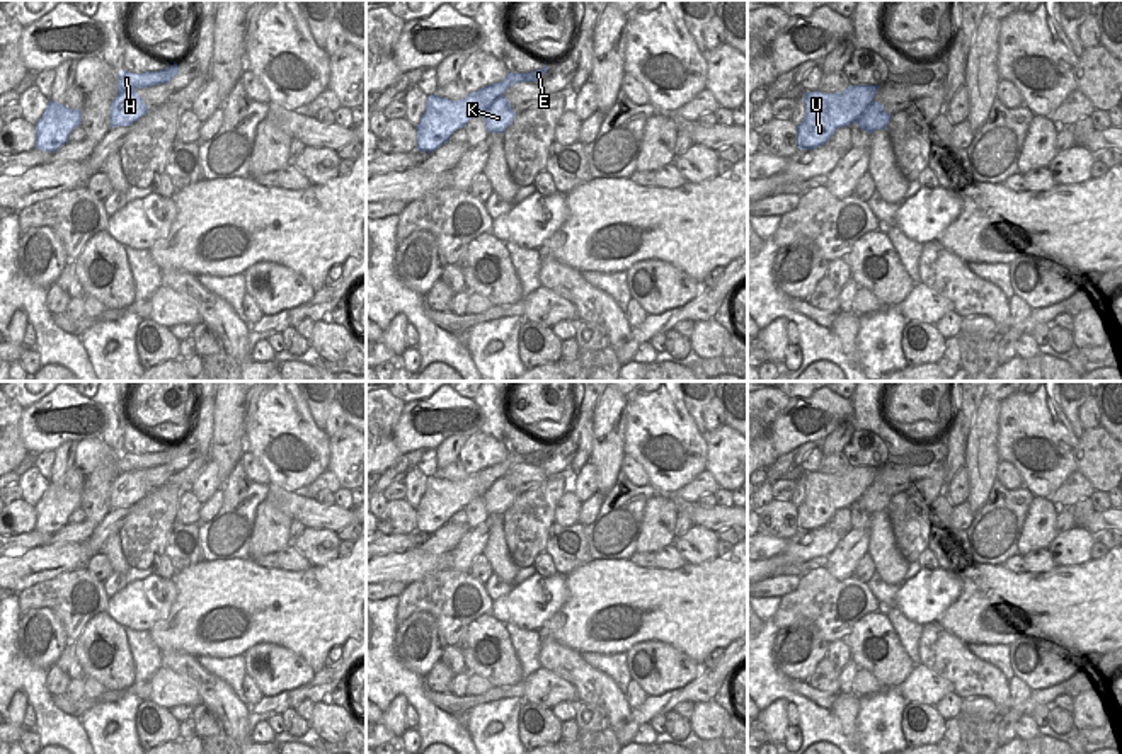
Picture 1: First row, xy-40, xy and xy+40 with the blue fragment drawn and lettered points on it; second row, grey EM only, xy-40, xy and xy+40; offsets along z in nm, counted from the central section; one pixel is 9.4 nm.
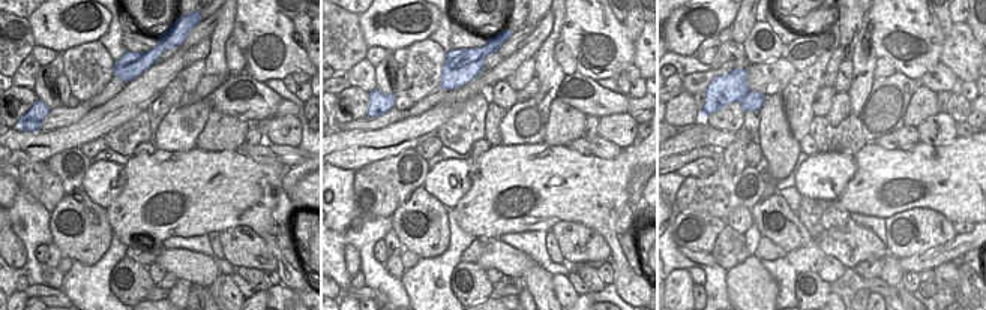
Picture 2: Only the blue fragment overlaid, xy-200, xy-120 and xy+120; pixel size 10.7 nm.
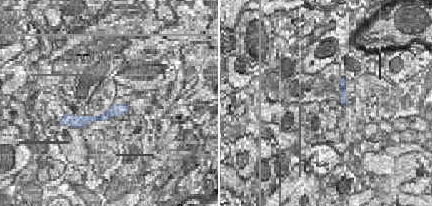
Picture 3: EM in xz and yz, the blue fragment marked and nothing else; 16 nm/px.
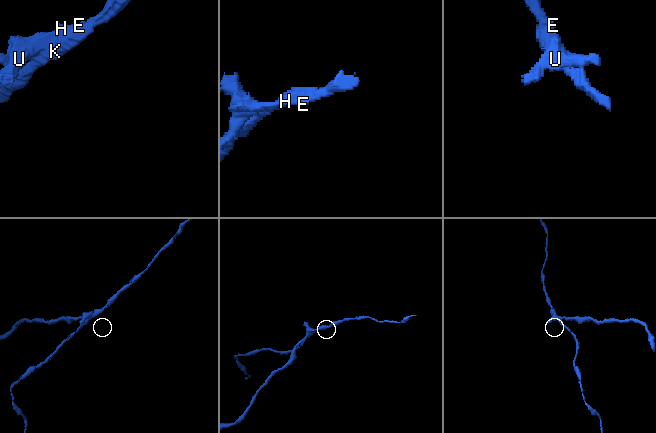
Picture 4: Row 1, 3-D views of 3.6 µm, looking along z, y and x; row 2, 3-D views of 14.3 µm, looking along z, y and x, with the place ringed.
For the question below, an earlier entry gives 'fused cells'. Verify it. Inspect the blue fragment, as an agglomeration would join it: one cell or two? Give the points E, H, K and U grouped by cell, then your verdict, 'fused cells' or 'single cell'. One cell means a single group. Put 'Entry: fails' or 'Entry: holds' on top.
Entry: holds
E H U / K; fused cells

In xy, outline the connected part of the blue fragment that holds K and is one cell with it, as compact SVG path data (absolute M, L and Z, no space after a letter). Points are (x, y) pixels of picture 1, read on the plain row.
M501 477L482 499L489 514L504 514L514 502L516 494L512 492L511 483Z

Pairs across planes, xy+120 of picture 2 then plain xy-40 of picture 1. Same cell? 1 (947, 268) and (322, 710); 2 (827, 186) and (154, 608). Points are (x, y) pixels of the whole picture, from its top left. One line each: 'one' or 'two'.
1: one
2: one

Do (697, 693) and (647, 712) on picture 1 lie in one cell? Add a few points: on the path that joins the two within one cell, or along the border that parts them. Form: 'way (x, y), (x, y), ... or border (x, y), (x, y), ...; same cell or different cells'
way (685, 693), (659, 705); same cell

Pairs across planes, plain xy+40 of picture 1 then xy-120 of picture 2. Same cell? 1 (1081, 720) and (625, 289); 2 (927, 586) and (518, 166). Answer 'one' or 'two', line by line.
1: one
2: two

